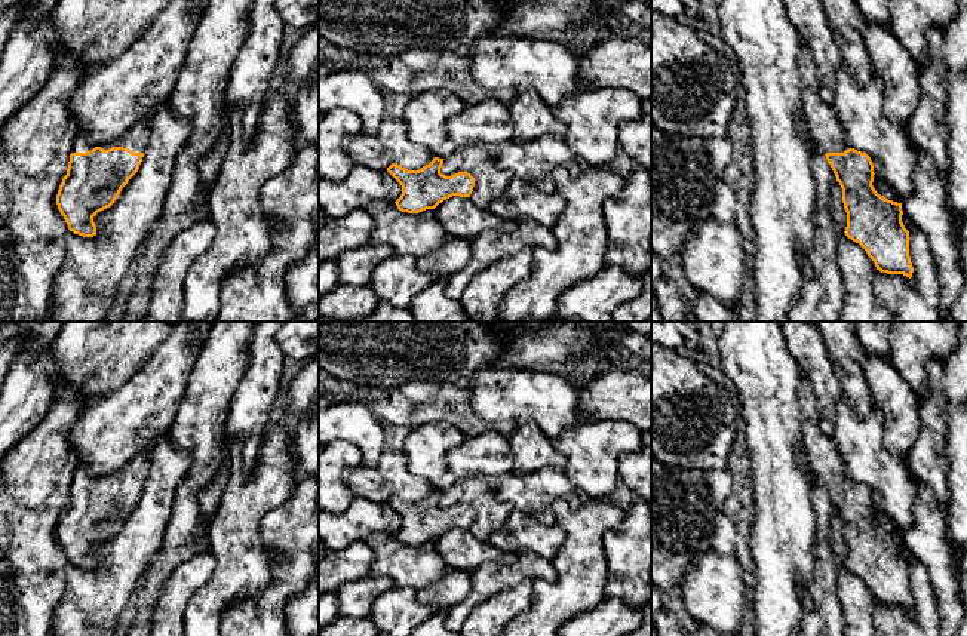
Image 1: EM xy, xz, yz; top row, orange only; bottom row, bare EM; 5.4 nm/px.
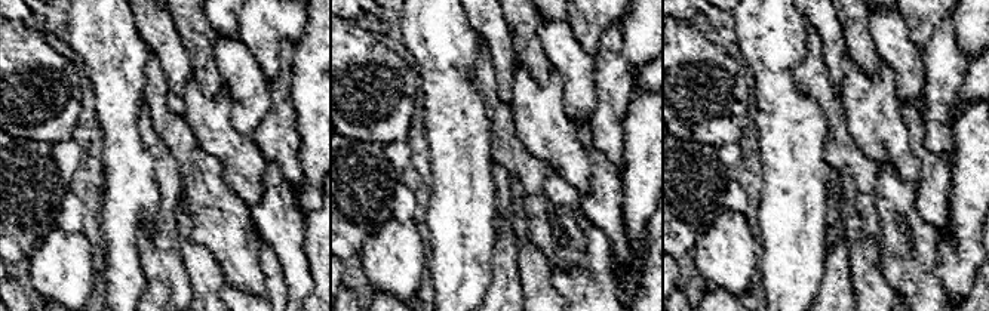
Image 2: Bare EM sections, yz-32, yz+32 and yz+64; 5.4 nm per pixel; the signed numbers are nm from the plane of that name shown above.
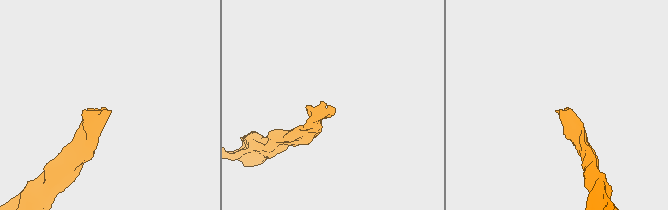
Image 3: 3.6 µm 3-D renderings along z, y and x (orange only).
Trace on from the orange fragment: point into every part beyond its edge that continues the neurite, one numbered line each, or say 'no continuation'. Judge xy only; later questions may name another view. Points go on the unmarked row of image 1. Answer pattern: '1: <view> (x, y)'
1: xy (137, 470)

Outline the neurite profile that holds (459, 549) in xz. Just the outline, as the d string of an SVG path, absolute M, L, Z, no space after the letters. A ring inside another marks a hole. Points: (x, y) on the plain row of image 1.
M452 528L439 535L435 543L448 569L472 572L486 562L512 565L516 560L515 553L495 549L488 541L475 538L469 529Z

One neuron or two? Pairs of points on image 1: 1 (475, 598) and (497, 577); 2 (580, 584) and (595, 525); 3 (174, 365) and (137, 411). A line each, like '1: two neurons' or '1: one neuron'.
1: one neuron
2: one neuron
3: one neuron

